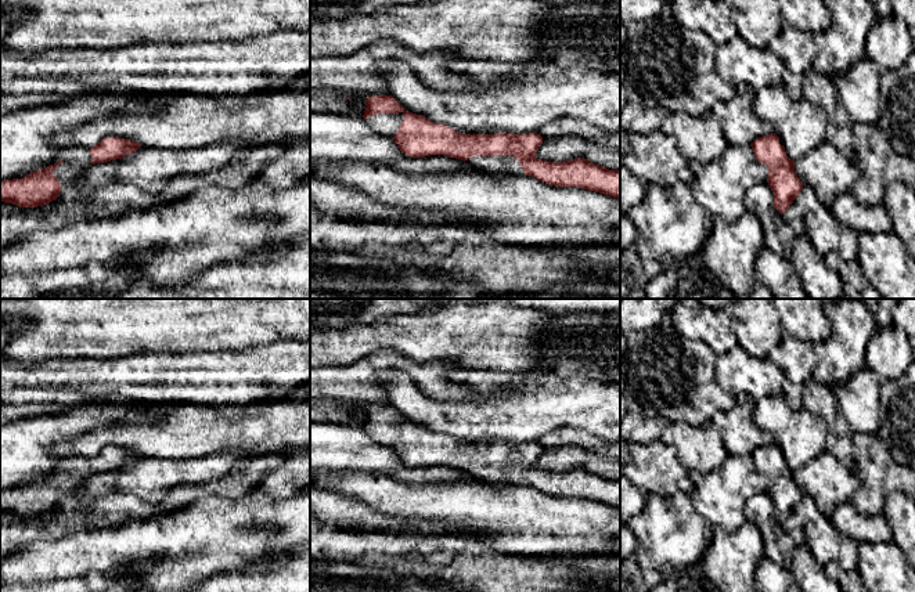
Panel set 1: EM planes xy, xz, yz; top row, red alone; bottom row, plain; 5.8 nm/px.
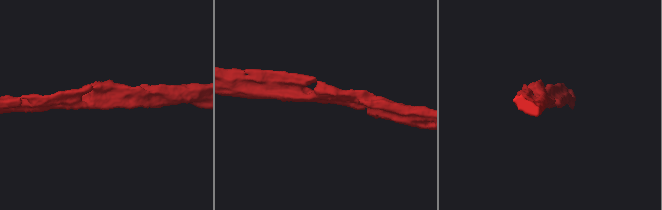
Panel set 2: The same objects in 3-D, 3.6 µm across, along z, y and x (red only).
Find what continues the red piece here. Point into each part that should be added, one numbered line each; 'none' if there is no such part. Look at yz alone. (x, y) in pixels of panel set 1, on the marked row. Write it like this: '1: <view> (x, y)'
none

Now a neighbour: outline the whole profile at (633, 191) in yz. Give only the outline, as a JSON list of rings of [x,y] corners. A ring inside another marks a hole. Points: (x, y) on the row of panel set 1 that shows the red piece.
[[[620,155],[620,216],[627,216],[634,206],[645,199],[645,195],[645,183],[624,166]]]

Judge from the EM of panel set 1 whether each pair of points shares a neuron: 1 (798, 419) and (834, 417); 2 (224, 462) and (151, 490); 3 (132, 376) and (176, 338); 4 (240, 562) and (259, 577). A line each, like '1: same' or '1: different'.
1: different
2: same
3: different
4: different

